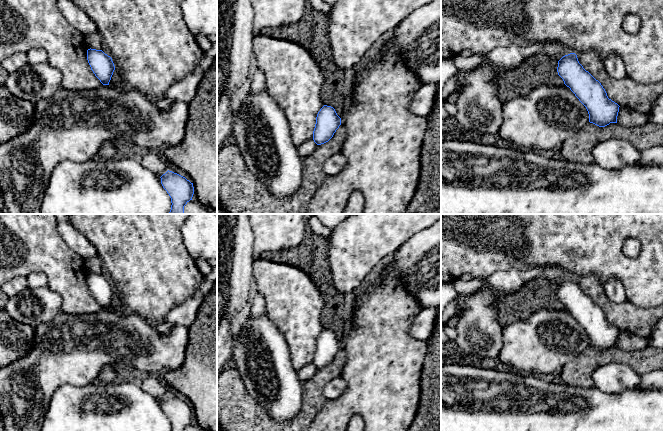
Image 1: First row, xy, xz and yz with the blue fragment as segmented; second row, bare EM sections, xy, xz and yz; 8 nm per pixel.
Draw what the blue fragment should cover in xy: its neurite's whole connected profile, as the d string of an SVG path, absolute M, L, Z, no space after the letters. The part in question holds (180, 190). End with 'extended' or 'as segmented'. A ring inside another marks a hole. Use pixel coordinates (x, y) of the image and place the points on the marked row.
M169 170L160 178L163 188L171 198L172 205L168 214L184 214L184 206L192 200L194 194L193 183Z; as segmented

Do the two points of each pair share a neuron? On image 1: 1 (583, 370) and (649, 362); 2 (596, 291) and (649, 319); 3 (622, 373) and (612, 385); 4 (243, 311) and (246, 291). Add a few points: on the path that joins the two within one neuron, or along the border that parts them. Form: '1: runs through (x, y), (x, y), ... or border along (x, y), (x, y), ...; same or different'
1: runs through (599, 358), (629, 357), (633, 359); same
2: runs through (607, 305), (616, 314), (635, 319); same
3: runs through (619, 376), (613, 382); same
4: runs through (243, 306), (243, 296); same

